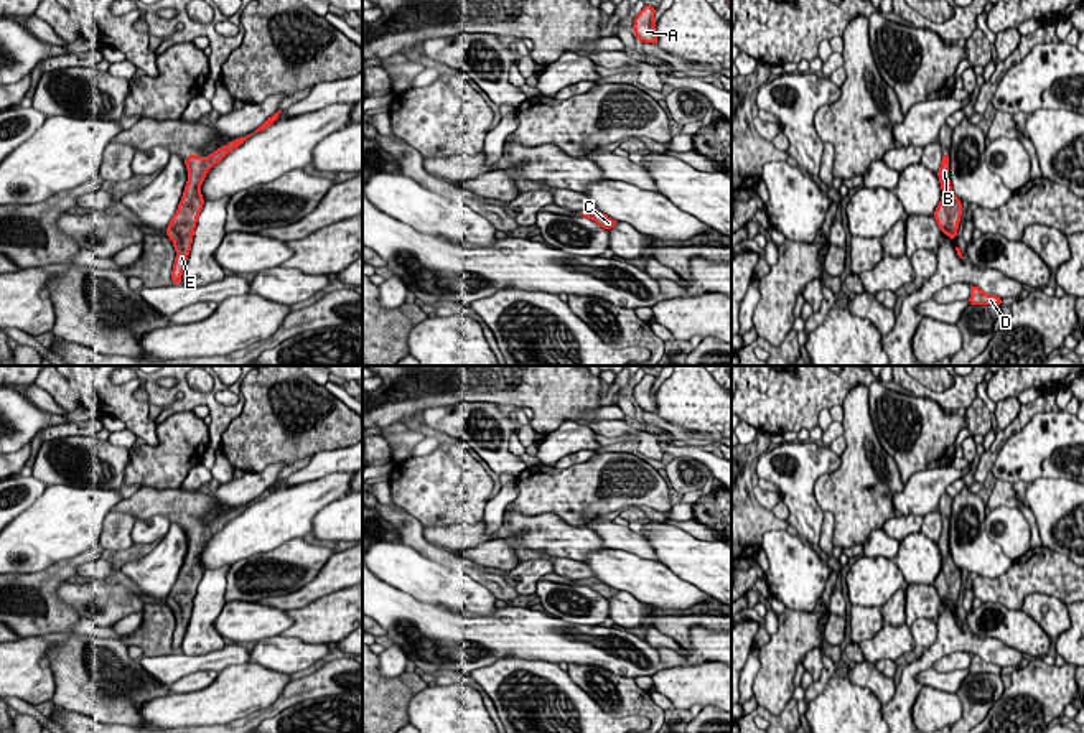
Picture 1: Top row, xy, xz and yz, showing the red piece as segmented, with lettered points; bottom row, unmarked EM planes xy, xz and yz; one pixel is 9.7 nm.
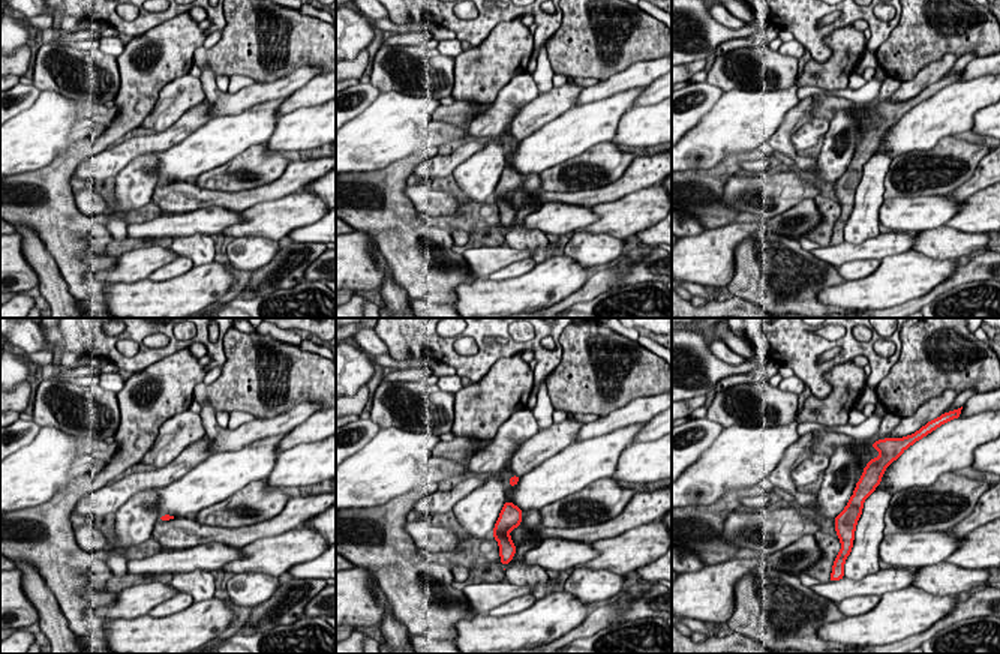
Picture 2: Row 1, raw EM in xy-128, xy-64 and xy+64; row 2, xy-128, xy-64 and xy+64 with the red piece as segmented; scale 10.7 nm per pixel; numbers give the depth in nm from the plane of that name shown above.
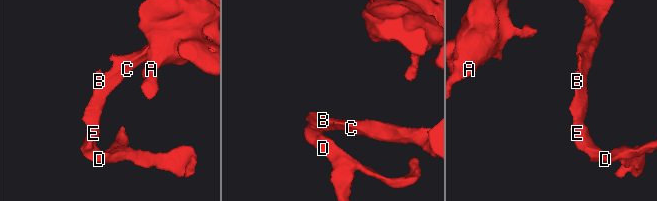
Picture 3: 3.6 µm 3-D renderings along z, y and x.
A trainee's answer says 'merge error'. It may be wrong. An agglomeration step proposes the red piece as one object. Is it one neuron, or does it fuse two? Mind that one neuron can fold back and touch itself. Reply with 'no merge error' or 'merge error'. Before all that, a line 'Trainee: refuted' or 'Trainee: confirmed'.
Trainee: refuted
no merge error

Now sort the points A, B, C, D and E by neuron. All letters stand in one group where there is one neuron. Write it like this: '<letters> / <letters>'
A B C D E

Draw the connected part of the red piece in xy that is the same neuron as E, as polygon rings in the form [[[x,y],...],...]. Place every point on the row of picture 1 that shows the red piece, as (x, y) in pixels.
[[[254,133],[229,142],[226,147],[217,148],[209,156],[199,158],[196,153],[193,153],[185,160],[188,168],[188,183],[185,186],[180,206],[166,227],[166,236],[171,239],[176,250],[176,259],[171,270],[173,283],[181,283],[181,273],[191,250],[194,227],[204,204],[199,188],[206,178],[206,173],[229,152],[242,145],[250,135]]]

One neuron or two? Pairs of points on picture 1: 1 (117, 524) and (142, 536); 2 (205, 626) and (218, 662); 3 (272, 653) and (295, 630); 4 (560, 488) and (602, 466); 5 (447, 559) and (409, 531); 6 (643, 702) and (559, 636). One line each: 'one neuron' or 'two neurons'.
1: two neurons
2: two neurons
3: two neurons
4: one neuron
5: one neuron
6: two neurons

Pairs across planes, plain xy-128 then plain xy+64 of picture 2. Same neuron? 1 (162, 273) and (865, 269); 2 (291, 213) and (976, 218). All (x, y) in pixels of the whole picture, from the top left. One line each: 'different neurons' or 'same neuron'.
1: same neuron
2: same neuron

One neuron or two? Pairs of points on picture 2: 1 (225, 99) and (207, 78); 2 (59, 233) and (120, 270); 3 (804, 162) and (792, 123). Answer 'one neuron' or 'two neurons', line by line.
1: one neuron
2: two neurons
3: one neuron

